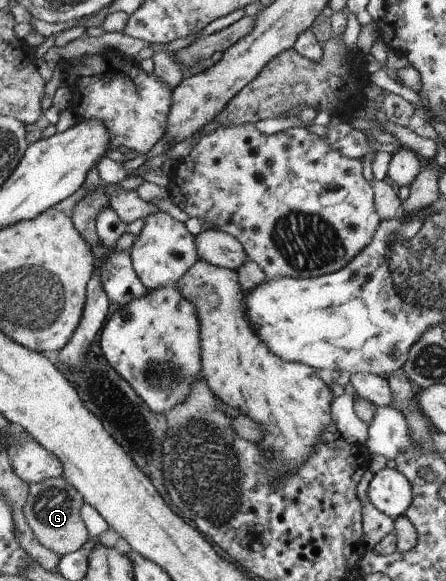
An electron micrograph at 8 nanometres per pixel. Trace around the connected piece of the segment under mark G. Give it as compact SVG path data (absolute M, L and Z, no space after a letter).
M61 477L47 478L37 484L27 484L27 497L23 504L22 514L27 527L39 545L61 558L89 543L87 530L79 515L82 504L77 490Z

